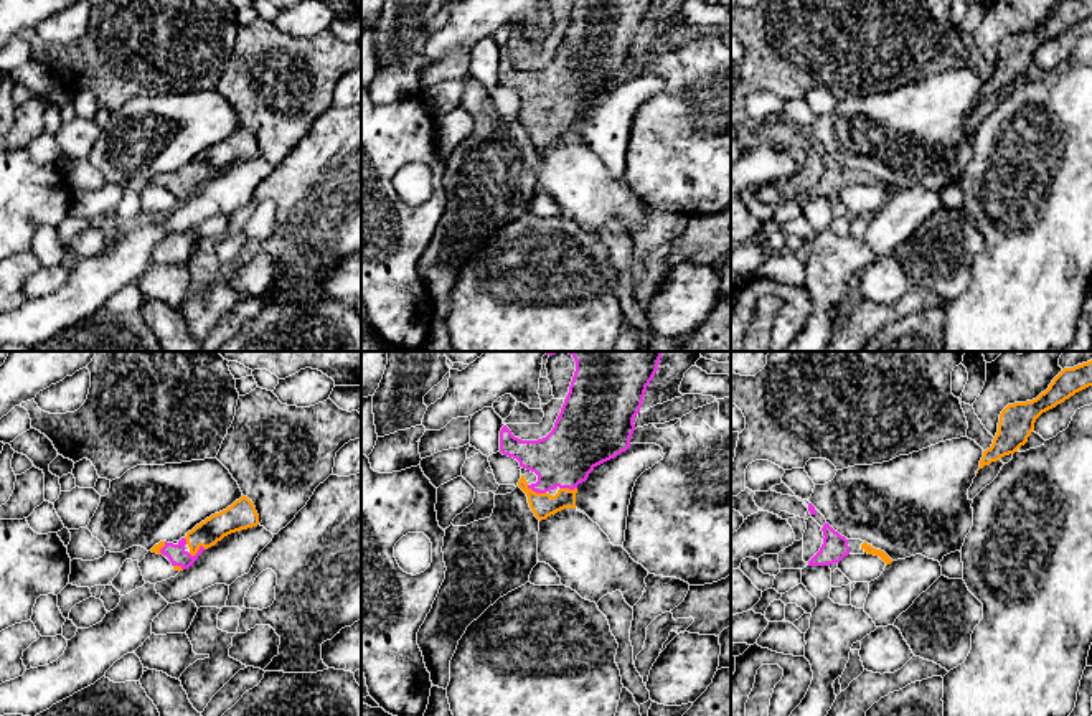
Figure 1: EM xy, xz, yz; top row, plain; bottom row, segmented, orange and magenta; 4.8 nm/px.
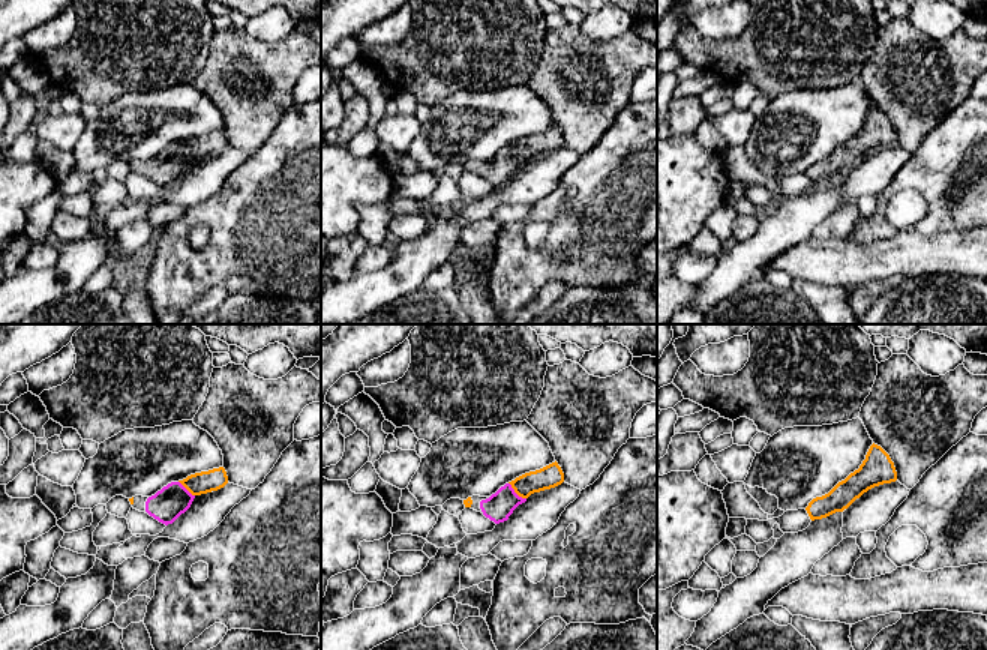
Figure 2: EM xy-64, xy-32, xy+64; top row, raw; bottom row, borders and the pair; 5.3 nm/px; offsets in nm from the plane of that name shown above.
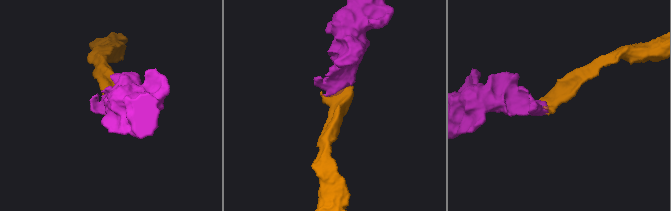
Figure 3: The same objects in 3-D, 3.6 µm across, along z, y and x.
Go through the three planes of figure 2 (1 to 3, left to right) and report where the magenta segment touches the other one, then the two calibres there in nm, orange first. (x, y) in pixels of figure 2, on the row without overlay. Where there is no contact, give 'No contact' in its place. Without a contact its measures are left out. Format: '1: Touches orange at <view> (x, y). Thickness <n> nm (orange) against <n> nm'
1: Touches orange at xy-64 (186, 152). Thickness 120 nm (orange) against 180 nm
2: Touches orange at xy-32 (516, 156). Thickness 120 nm (orange) against 150 nm
3: No contact

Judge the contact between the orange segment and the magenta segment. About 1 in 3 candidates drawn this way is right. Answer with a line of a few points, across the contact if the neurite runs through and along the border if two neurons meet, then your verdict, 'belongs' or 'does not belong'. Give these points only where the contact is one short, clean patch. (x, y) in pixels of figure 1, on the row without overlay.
line xz (543, 136), (535, 122), (568, 84); belongs

